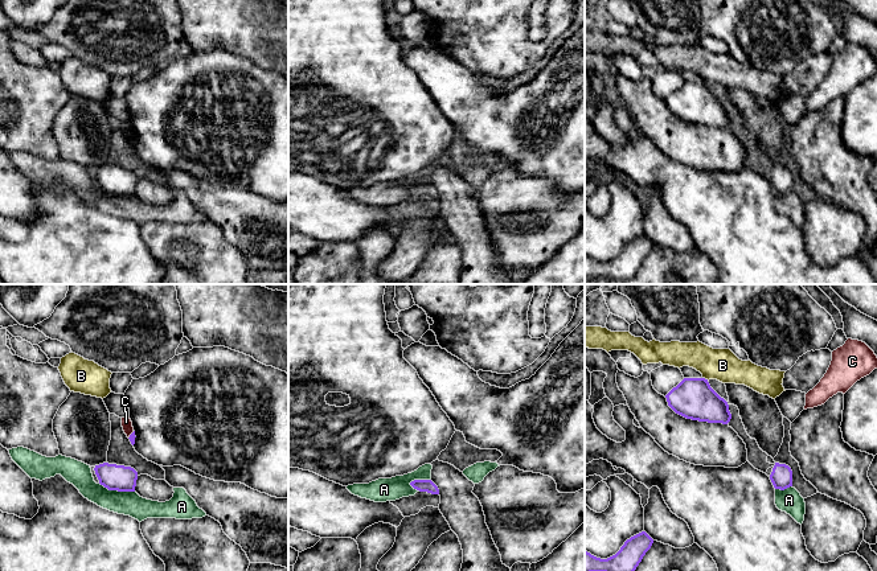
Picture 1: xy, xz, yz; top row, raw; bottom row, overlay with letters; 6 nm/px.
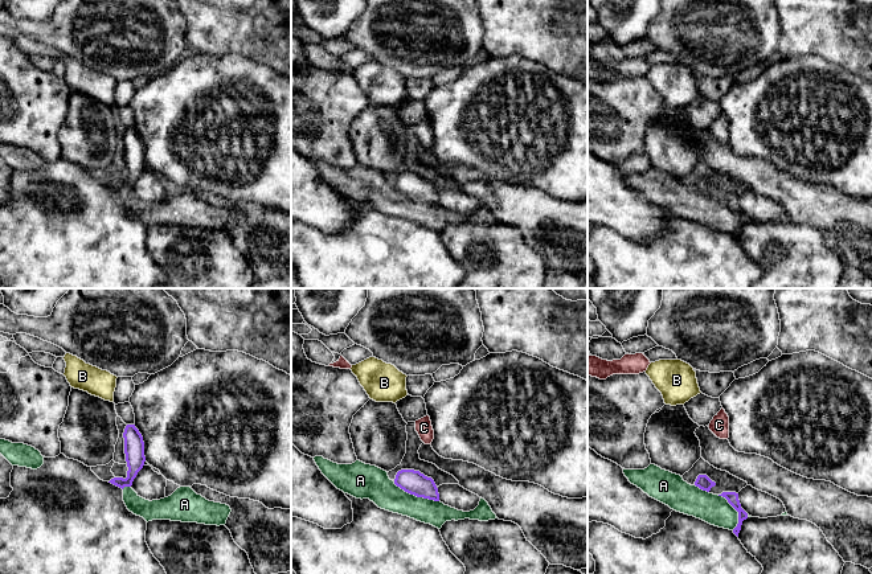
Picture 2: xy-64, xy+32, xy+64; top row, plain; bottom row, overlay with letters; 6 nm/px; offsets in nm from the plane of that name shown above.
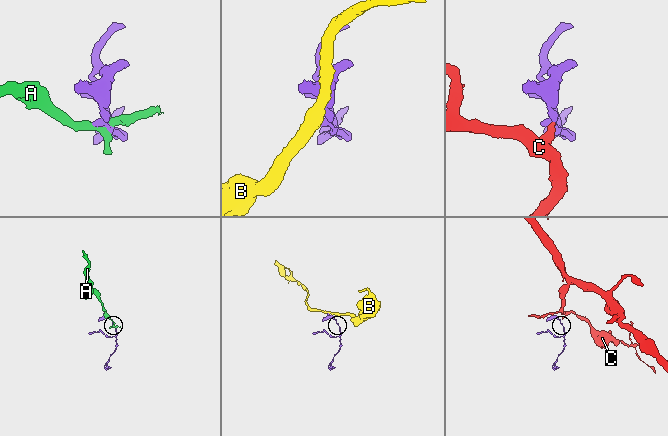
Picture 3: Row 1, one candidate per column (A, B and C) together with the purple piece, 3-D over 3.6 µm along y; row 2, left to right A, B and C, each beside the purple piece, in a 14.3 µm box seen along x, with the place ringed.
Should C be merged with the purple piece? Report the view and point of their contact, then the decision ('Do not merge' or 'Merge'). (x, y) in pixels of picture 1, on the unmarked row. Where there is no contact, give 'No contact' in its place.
Touches purple at xy (130, 139). Do not merge

